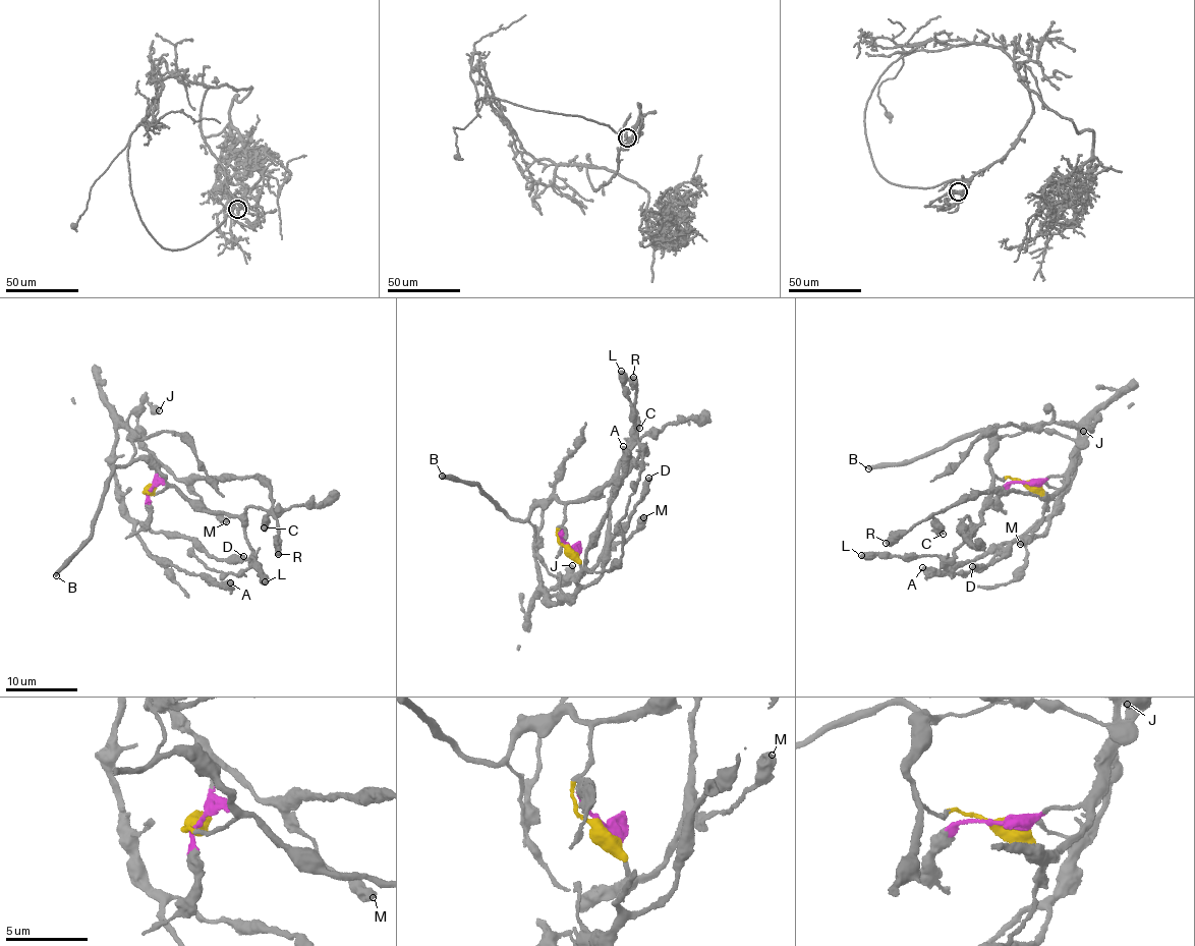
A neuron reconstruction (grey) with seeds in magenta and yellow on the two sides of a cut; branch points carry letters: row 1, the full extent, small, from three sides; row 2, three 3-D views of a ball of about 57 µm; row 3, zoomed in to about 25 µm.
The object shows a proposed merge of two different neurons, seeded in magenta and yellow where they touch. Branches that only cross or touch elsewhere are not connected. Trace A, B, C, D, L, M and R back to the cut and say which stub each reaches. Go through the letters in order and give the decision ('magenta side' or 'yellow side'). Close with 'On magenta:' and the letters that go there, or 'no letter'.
A: magenta side
B: yellow side
C: magenta side
D: magenta side
L: yellow side
M: magenta side
R: magenta side
On magenta: A, C, D, M, R

